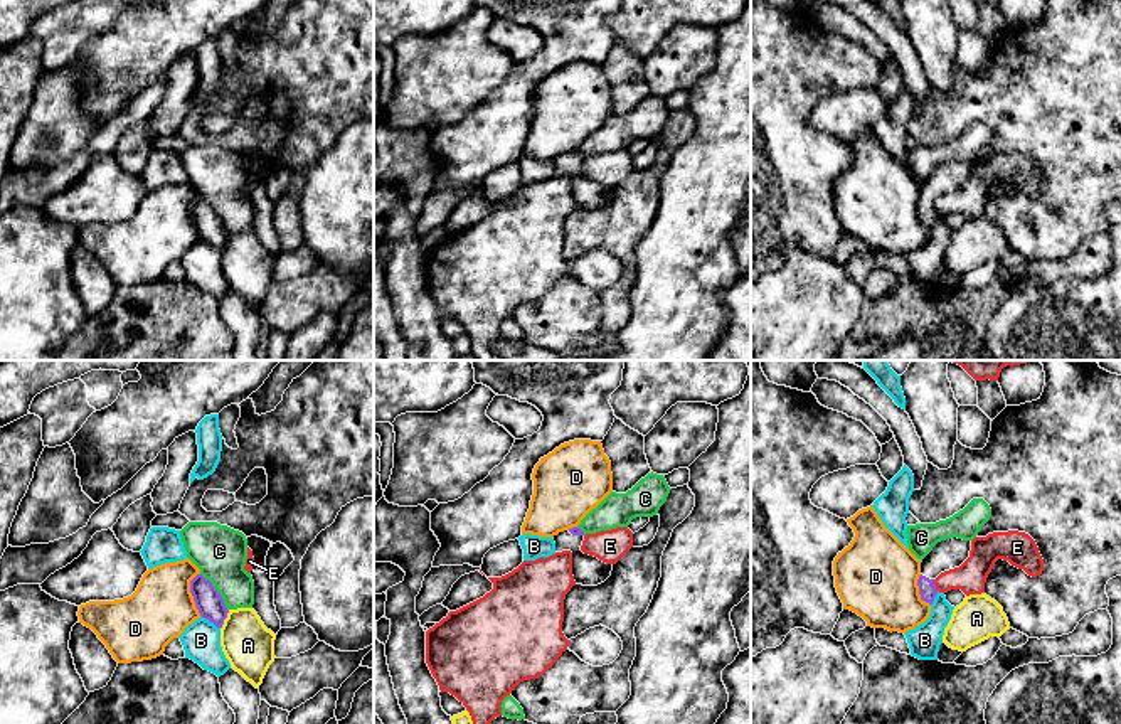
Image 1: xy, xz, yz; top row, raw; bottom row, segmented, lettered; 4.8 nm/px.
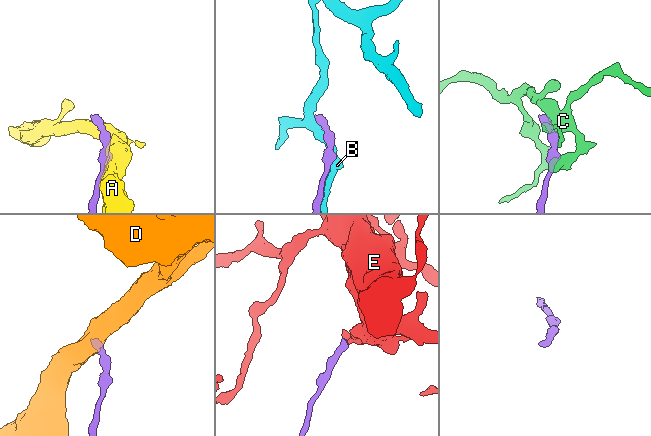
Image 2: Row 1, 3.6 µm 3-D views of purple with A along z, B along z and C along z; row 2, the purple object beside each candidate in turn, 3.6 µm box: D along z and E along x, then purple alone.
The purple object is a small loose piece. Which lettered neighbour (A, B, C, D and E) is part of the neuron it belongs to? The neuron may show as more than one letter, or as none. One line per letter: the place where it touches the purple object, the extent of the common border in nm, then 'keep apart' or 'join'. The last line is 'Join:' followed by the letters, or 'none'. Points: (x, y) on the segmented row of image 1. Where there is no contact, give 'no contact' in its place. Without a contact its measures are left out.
A: xy (224, 618) | 100 nm | keep apart
B: xy (211, 622) | 120 nm | keep apart
C: xy (217, 591) | 220 nm | keep apart
D: xy (192, 595) | 200 nm | keep apart
E: yz (935, 585) | 60 nm | keep apart
Join: none

